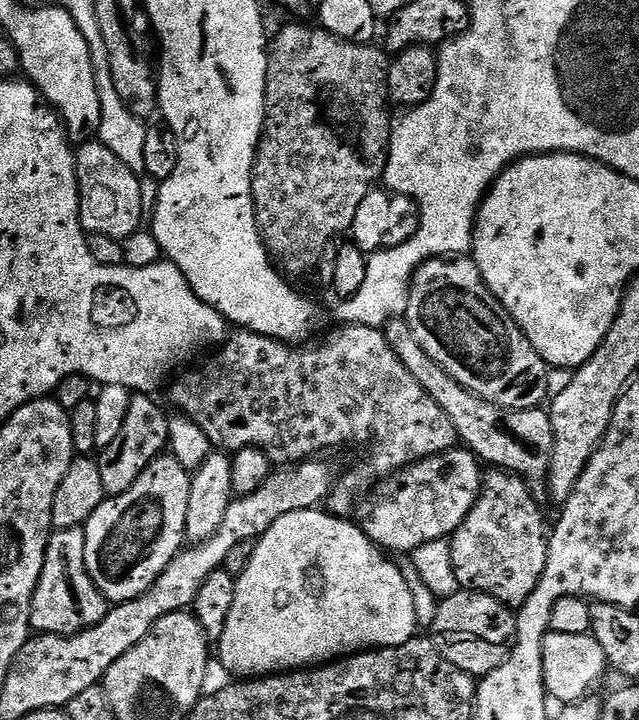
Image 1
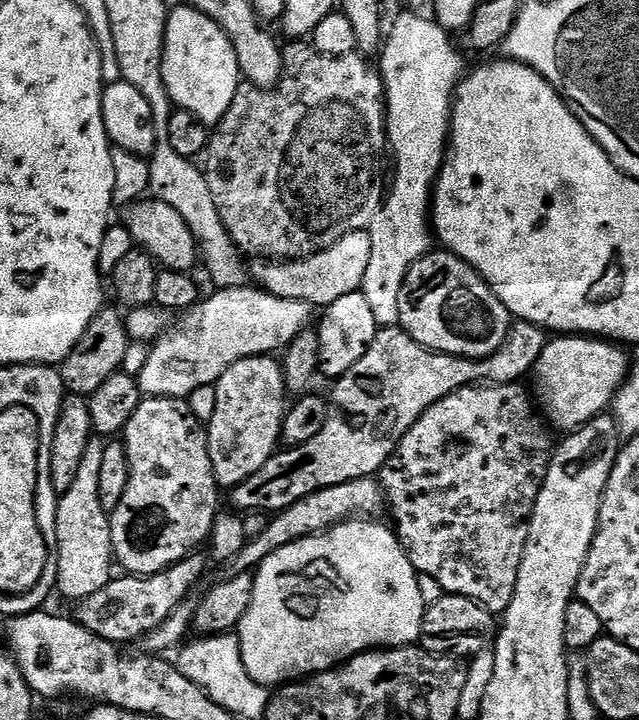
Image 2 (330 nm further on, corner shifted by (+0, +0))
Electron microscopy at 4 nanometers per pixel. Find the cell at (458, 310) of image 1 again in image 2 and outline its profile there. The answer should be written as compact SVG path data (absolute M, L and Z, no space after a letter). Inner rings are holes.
M439 251L415 260L404 275L398 294L399 327L431 352L485 360L504 345L514 317L465 260L453 252Z

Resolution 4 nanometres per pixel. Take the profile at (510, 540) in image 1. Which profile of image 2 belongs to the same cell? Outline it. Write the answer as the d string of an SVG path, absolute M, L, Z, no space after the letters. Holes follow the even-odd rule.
M523 383L485 384L474 388L463 388L442 398L442 402L434 402L434 406L430 406L430 410L426 410L426 414L422 414L422 418L418 418L414 426L410 426L410 430L397 446L396 452L380 467L378 473L378 483L380 491L384 494L387 511L392 511L391 523L394 525L394 531L417 573L434 578L444 594L470 598L493 614L503 614L514 598L514 586L518 582L518 570L522 562L522 554L526 550L528 523L532 521L532 511L544 485L554 451L554 440L548 437L549 429L541 417L541 421L536 417L537 409L534 407L533 397L531 395L528 397L524 393L524 387Z

